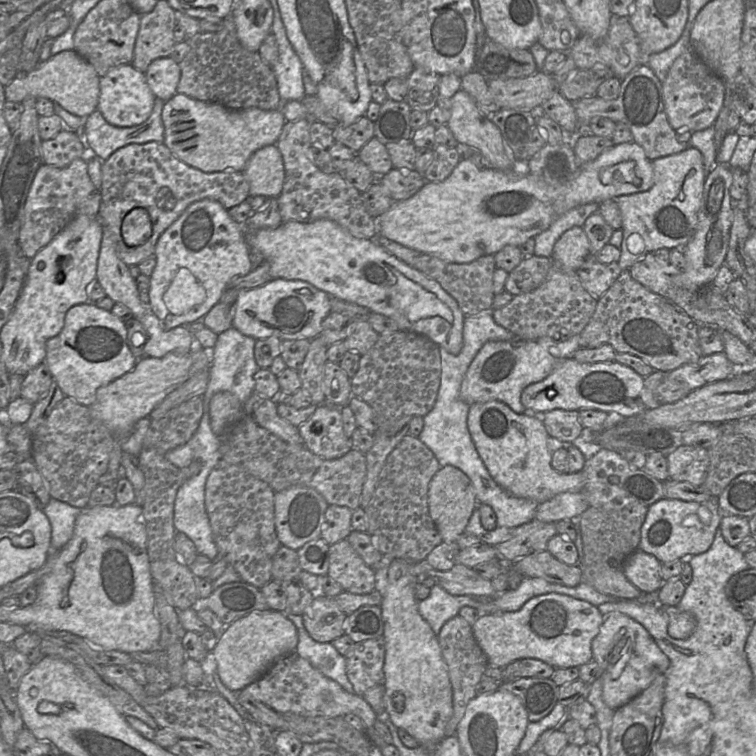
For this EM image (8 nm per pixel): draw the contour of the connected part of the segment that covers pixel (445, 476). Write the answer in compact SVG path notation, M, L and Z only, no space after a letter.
M455 466L440 467L428 489L429 514L445 543L456 543L465 532L469 519L477 508L474 487L469 477Z

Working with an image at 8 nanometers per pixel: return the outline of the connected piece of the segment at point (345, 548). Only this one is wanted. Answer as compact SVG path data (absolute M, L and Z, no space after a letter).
M347 539L329 545L328 576L352 594L375 590L375 570L368 566Z

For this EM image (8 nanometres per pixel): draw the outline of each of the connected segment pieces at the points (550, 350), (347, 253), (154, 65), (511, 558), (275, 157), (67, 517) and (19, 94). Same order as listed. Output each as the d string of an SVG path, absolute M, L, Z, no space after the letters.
M575 335L560 341L549 337L526 340L516 336L509 341L488 341L469 365L460 396L469 406L497 400L508 405L514 412L523 414L526 409L521 402L522 391L528 385L546 378L559 361L572 358L581 348L579 340L580 336Z
M328 219L307 223L288 221L274 229L256 231L242 227L250 251L256 250L263 261L269 264L271 278L306 281L330 297L356 303L373 313L389 317L397 323L399 330L421 334L453 355L460 353L463 347L465 315L457 301L436 280L399 260L374 239L356 238Z
M170 56L154 60L144 74L156 98L167 101L177 93L181 71L179 63Z
M536 519L512 530L512 537L496 545L500 562L514 562L519 558L547 549L548 541L557 534L556 524Z
M276 144L257 150L242 172L249 183L249 196L277 198L280 195L285 171L283 158Z
M51 498L43 512L51 525L51 548L59 551L73 536L75 521L81 509Z
M74 50L62 51L40 62L27 73L19 73L5 86L6 101L23 102L28 97L35 100L47 98L65 110L79 117L88 117L98 107L100 96L100 77L94 67Z

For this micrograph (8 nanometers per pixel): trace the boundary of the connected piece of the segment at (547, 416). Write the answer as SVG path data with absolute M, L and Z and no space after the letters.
M554 409L545 412L541 419L549 436L562 444L572 444L582 433L577 410Z

